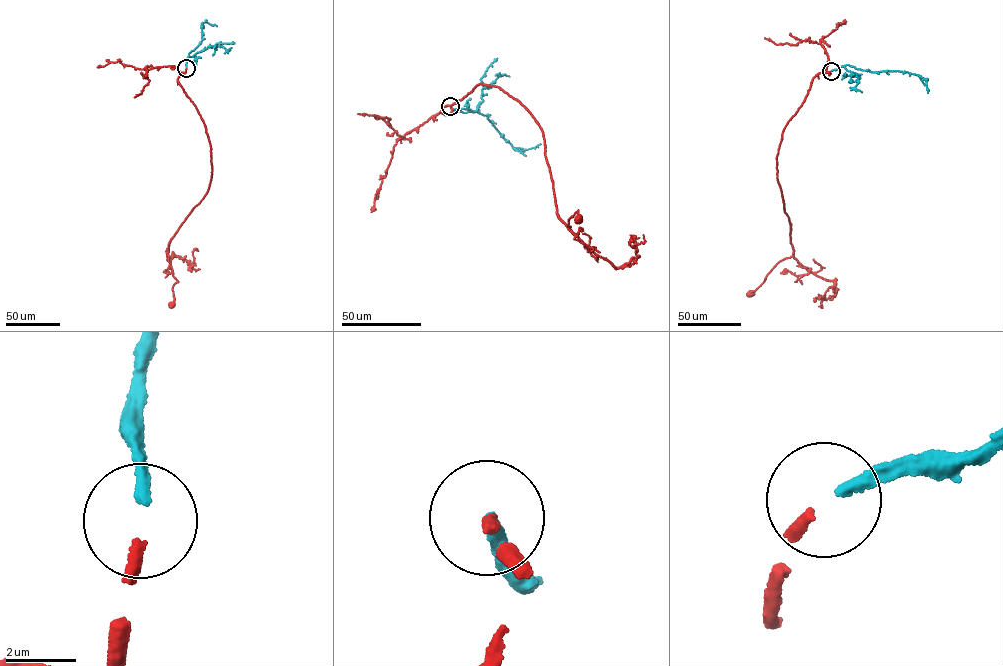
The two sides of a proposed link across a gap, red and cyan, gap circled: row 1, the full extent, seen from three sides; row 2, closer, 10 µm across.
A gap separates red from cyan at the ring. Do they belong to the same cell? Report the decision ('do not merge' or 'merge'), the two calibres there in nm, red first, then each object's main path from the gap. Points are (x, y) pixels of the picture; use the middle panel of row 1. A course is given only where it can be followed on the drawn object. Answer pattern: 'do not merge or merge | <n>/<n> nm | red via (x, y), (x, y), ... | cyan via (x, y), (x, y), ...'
merge | 280/320 nm | red via (451, 106), (480, 84), (521, 103), (543, 133), (557, 213), (570, 229), (577, 211), (578, 220) | cyan via (450, 106), (486, 116), (501, 136), (514, 148), (526, 150), (540, 144)

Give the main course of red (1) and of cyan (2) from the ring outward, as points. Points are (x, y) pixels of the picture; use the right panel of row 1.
1: (830, 71), (813, 79), (784, 128), (776, 157), (777, 179), (791, 226), (793, 254), (779, 261), (751, 293)
2: (831, 70), (847, 64), (873, 72), (906, 71), (924, 79), (927, 93)

